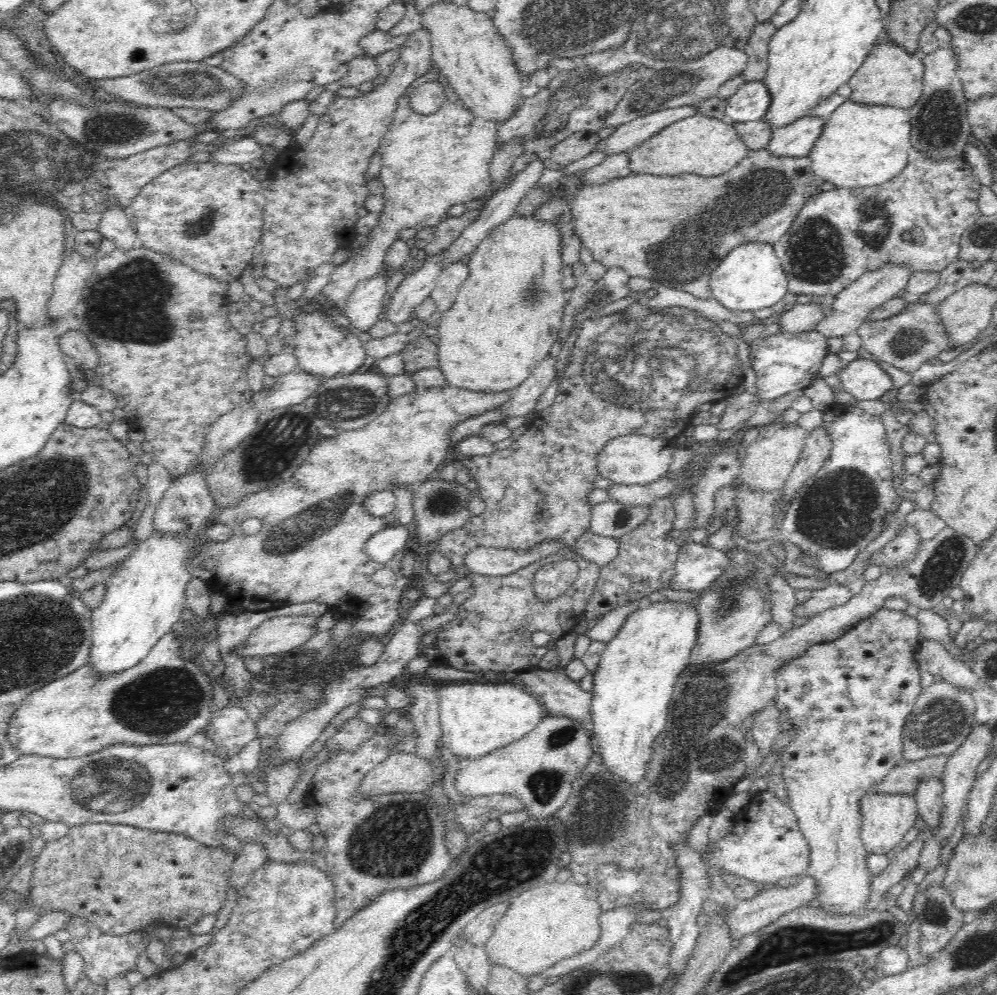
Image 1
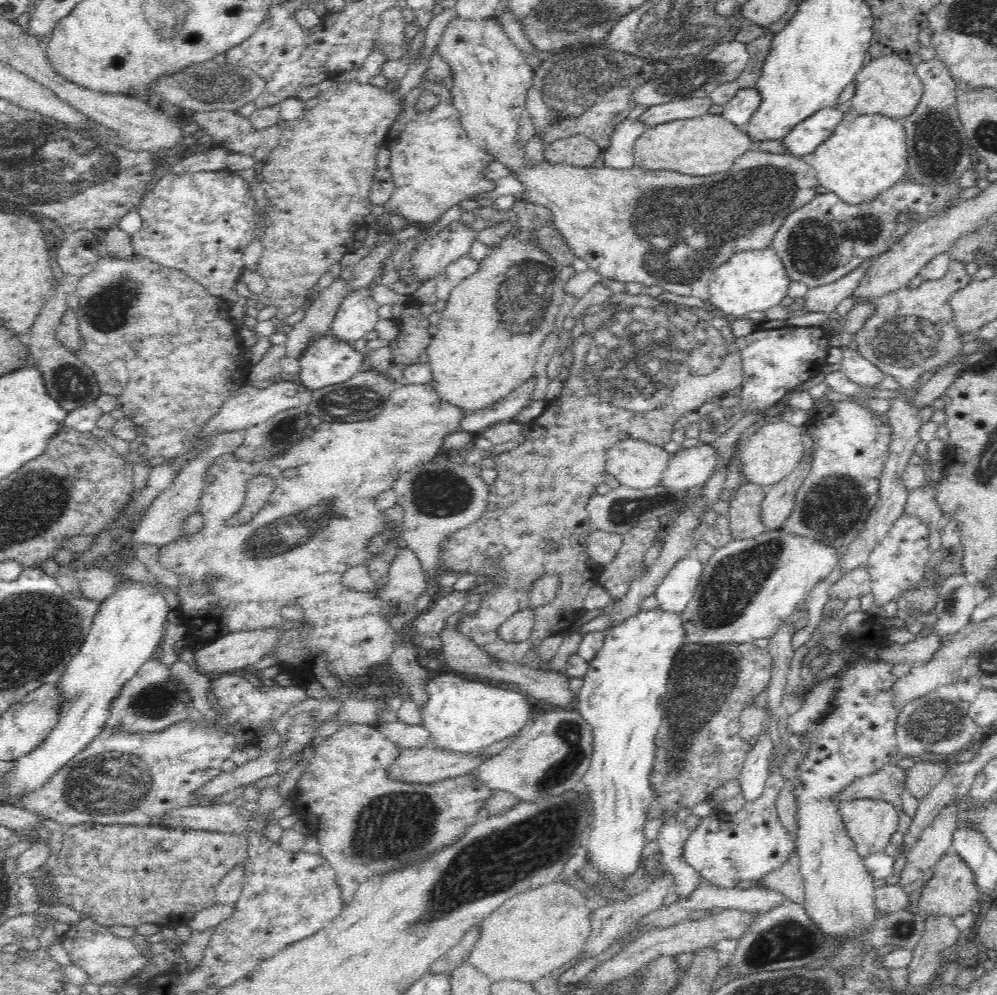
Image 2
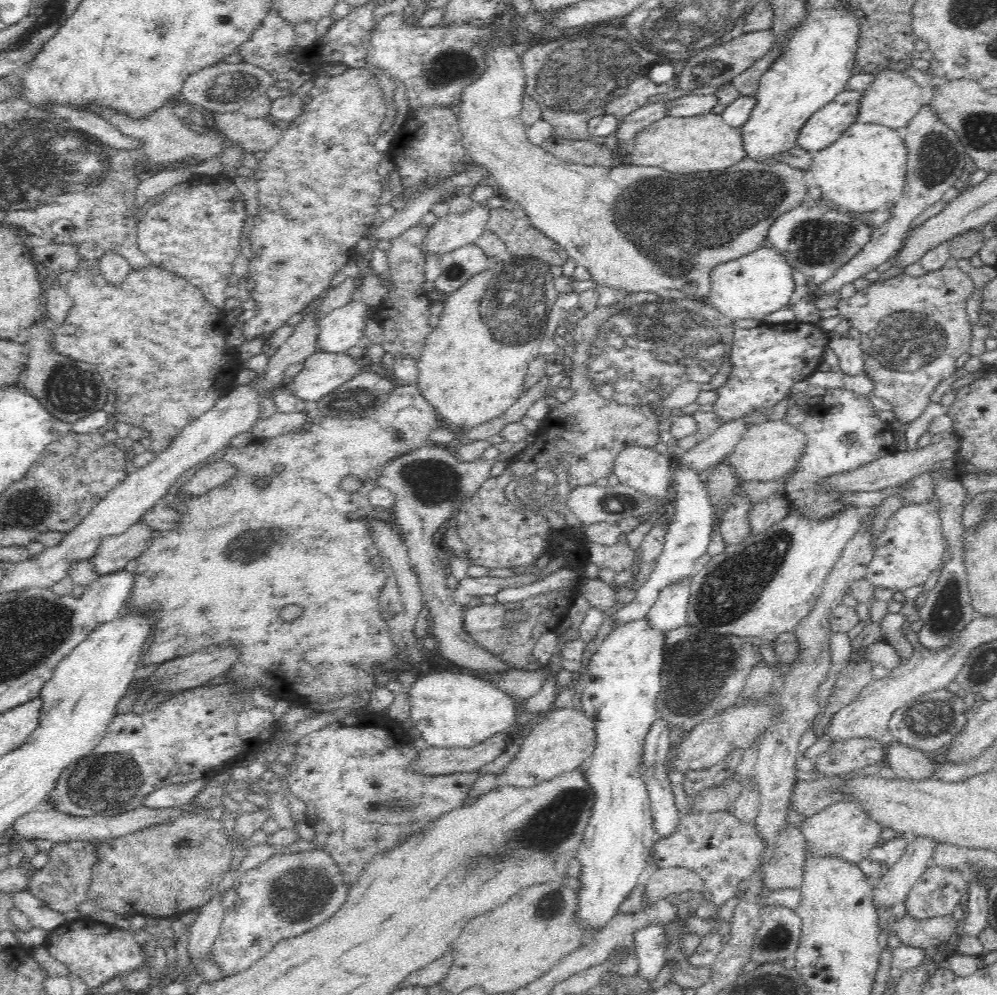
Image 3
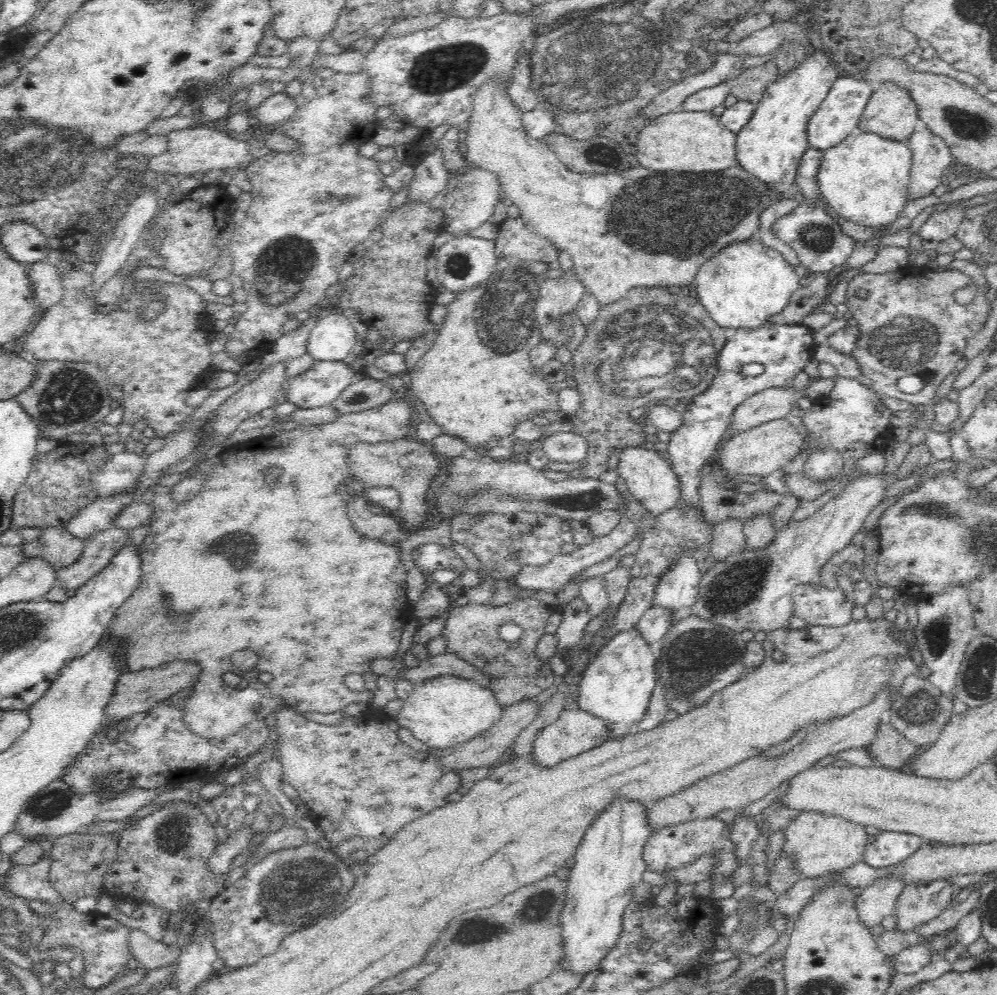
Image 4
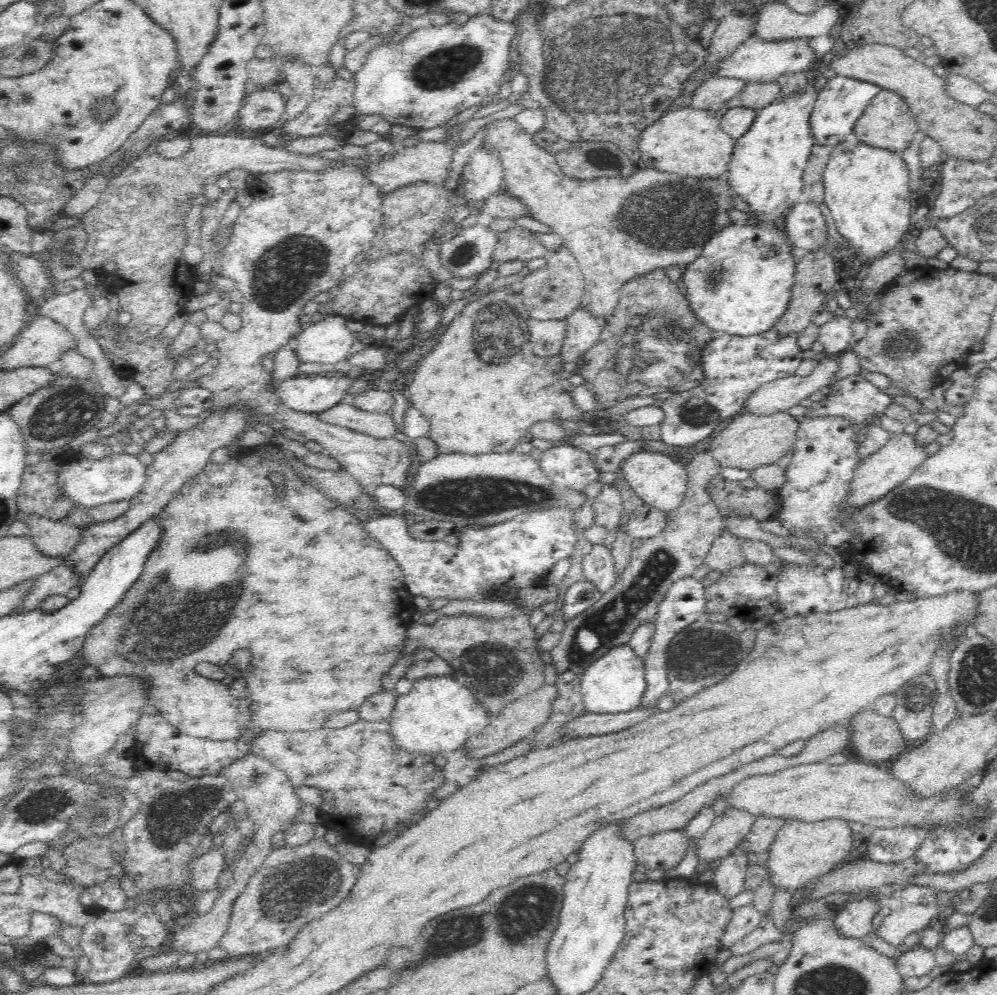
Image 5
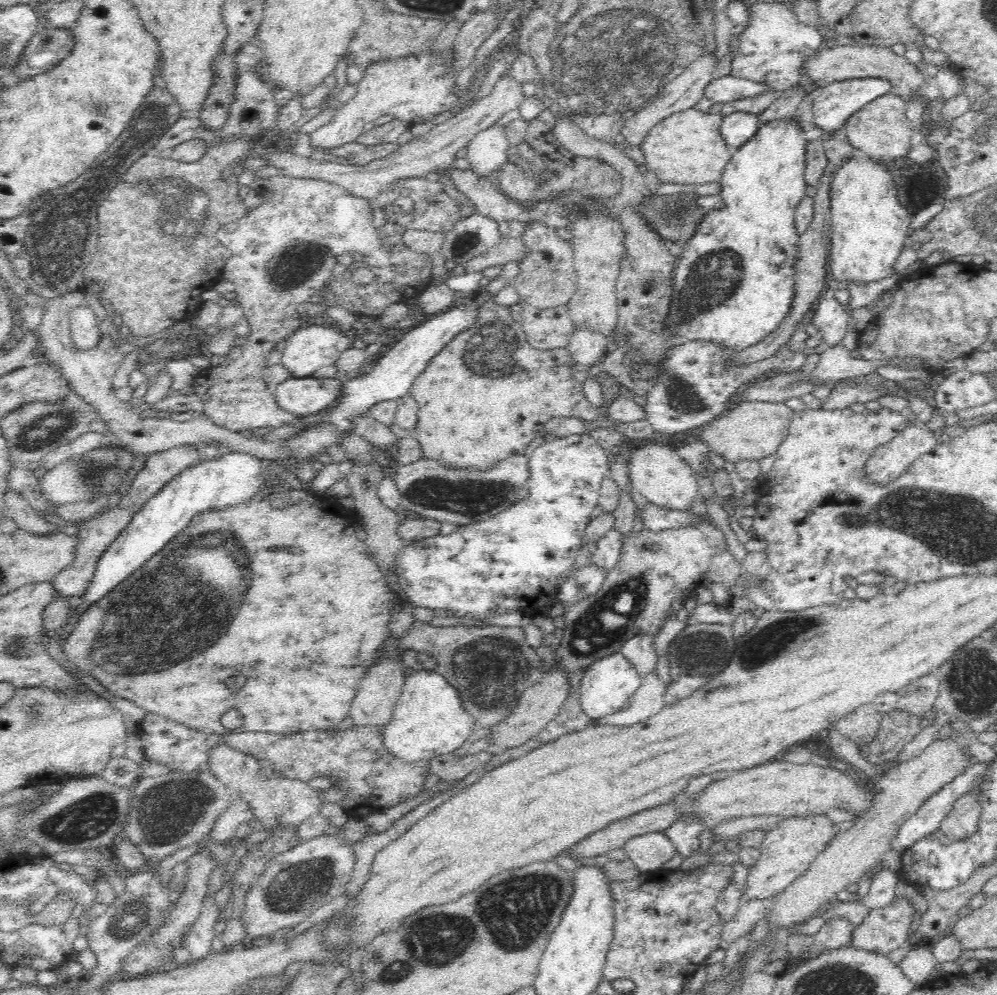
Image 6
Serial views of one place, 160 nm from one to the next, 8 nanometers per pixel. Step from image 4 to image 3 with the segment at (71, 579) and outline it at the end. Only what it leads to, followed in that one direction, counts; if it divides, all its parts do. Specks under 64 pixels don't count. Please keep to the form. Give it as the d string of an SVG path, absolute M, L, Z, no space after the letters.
M143 522L133 524L121 535L102 539L98 552L89 561L100 575L122 570L128 564L128 560L138 558L141 552L149 547L148 542L151 541L154 531Z

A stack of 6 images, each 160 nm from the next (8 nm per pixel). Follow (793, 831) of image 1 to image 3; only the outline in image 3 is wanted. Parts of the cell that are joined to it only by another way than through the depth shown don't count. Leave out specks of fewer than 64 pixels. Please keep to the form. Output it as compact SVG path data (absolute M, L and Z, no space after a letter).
M726 811L690 813L682 816L676 832L660 838L653 847L652 861L660 868L683 867L694 870L703 881L704 892L709 895L714 909L720 908L738 892L738 885L754 876L760 868L766 843L758 835L756 824L742 824Z

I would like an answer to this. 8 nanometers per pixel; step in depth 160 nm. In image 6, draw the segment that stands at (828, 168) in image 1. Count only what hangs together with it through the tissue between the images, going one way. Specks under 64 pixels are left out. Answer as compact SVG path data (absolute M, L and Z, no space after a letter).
M853 157L846 160L836 172L830 184L831 221L830 248L828 251L828 274L833 281L866 284L890 278L894 274L894 264L903 250L904 238L909 236L910 214L898 198L892 174L884 162L876 158Z

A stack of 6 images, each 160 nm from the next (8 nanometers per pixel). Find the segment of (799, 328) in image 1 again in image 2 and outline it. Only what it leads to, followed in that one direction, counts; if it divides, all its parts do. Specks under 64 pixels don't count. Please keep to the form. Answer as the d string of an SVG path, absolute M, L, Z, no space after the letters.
M878 256L861 262L858 268L842 276L841 279L809 289L804 300L801 301L802 307L807 308L809 312L826 312L828 314L835 311L840 301L848 298L858 288L862 276L866 274L866 270L870 268L876 257Z

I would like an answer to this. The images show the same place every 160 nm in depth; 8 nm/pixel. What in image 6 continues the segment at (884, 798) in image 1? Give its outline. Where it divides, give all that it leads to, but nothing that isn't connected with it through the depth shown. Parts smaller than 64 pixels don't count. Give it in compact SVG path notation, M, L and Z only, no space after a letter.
M826 815L782 819L777 828L767 832L762 842L758 862L750 868L746 884L740 888L742 901L778 896L810 870L812 862L830 846L830 840L834 840L834 836L840 831L841 827Z

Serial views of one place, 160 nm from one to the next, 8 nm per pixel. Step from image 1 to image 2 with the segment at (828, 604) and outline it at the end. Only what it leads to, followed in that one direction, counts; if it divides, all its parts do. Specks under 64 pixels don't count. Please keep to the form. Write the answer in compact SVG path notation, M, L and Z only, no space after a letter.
M866 565L860 566L843 575L828 588L828 599L846 602L857 596L866 596L866 594L870 594L871 586L872 579Z

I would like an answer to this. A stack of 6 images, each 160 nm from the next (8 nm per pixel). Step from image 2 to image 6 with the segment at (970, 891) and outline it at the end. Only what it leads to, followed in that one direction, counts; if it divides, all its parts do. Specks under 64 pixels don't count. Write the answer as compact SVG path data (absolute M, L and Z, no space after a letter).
M897 898L884 908L872 909L854 929L848 946L886 955L910 945L910 923L915 912L906 899Z

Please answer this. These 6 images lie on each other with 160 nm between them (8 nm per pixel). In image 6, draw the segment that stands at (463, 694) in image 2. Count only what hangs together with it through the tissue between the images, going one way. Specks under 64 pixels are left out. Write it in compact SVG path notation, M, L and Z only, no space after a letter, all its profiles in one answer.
M416 669L406 677L392 718L383 726L383 743L390 754L406 762L429 760L458 750L472 734L475 721L463 707L457 689L441 674L436 670Z

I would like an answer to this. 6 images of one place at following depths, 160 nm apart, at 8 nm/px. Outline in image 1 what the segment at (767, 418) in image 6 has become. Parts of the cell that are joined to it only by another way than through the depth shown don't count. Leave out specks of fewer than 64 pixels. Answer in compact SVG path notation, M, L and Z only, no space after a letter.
M780 419L770 424L757 427L758 436L743 449L744 458L739 482L750 485L750 488L778 492L785 485L786 479L798 464L805 447L809 432L798 423L785 424Z

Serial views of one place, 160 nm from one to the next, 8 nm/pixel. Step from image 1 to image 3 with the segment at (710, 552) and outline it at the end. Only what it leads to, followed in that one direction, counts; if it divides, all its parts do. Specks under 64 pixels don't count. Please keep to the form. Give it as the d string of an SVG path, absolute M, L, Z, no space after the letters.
M680 580L678 584L664 588L646 616L649 625L667 633L687 624L690 595L690 580Z

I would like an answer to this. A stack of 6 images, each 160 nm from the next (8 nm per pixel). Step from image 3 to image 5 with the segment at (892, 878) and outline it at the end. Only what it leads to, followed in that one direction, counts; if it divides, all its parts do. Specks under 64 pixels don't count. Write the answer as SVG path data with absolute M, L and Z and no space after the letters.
M869 894L859 901L848 900L833 915L833 925L842 937L854 937L864 940L874 930L872 929L872 918L880 908L876 903L878 898Z

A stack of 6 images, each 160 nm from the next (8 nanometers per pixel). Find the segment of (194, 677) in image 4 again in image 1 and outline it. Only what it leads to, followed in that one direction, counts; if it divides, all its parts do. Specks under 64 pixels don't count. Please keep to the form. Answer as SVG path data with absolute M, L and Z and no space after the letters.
M288 615L266 618L235 652L242 658L252 656L262 660L270 654L293 651L316 634L314 626L319 617Z

